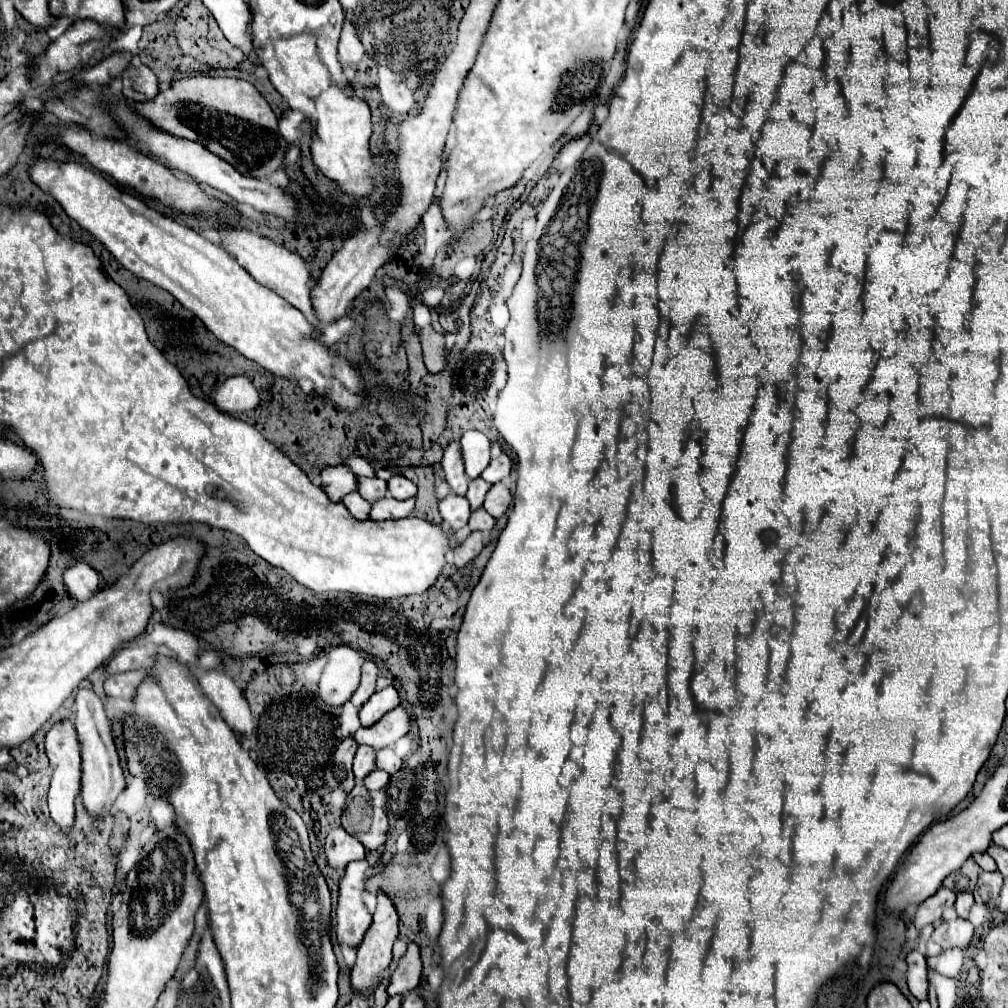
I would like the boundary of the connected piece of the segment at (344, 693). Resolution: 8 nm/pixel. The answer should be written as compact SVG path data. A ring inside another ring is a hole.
M336 646L328 652L328 664L320 678L320 696L330 706L342 706L360 684L360 652L350 646Z

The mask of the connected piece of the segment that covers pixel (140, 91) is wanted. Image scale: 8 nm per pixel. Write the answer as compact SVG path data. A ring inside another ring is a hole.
M132 64L122 74L124 96L132 102L144 102L158 94L158 80L154 72L144 64Z

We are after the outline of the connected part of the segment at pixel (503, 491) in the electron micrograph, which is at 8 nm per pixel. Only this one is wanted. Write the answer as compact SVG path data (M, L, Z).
M498 482L488 490L486 500L484 500L484 510L488 510L488 514L492 514L494 518L500 518L508 510L510 502L512 502L512 494L508 486Z

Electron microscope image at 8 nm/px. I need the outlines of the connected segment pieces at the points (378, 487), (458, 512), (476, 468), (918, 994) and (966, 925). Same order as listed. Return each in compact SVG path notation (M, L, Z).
M358 478L358 484L360 484L360 488L358 488L358 492L360 492L360 496L364 498L364 500L368 500L370 504L372 502L376 502L376 500L380 500L380 498L384 498L386 494L388 494L388 486L386 486L386 482L384 480L380 480L380 478Z
M448 494L444 500L440 500L440 514L446 526L450 526L454 532L462 530L468 524L470 518L470 504L466 496Z
M468 430L464 432L460 444L468 478L480 476L482 470L490 464L490 440L478 430Z
M910 952L906 956L906 976L908 976L908 990L914 998L926 1000L928 998L928 970L926 970L926 956L920 952Z
M952 920L952 922L942 922L930 936L926 944L926 954L936 956L948 948L966 948L972 942L974 936L974 926L968 920Z

